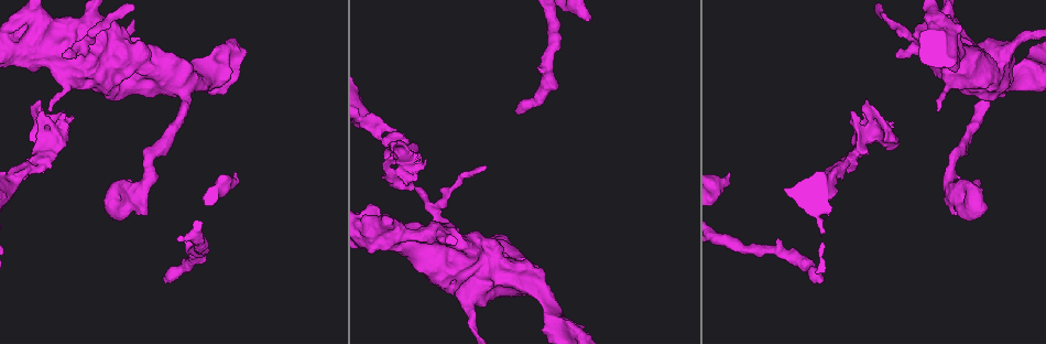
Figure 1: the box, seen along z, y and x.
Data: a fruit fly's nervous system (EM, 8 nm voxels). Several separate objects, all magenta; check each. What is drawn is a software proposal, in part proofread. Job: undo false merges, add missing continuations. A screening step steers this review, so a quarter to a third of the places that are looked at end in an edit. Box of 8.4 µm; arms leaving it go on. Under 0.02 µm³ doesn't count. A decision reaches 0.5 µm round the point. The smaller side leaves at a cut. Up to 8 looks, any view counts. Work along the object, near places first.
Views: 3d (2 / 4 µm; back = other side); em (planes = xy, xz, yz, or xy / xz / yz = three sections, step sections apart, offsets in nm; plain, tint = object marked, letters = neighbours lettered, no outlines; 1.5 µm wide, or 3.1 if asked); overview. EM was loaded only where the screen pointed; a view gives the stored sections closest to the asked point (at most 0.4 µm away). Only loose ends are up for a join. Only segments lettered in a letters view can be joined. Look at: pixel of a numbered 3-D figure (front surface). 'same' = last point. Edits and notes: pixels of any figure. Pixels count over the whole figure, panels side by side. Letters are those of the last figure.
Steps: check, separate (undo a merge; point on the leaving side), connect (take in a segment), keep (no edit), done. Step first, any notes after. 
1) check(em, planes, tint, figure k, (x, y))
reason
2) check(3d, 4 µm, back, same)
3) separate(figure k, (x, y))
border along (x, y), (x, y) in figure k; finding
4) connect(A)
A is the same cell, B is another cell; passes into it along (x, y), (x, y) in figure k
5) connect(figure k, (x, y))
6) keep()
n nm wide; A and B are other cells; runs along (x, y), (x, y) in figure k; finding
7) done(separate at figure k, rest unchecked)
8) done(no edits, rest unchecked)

check(3d, 2 µm, back, figure 1, (516, 112))
branch stops here

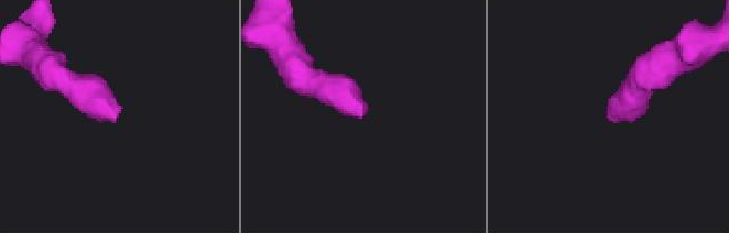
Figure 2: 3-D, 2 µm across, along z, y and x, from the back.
check(em, planes, letters, figure 2, (114, 117))

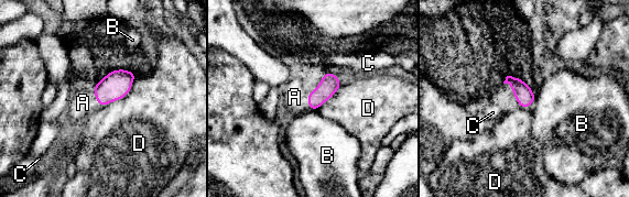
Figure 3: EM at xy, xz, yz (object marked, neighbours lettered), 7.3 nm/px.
connect(A)
A is the same cell, B, C and D are other cells; passes into it along (116, 85), (96, 98), (83, 102) in figure 3; the cell continues

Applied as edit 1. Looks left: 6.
check(3d, 4 µm, figure 1, (234, 173))

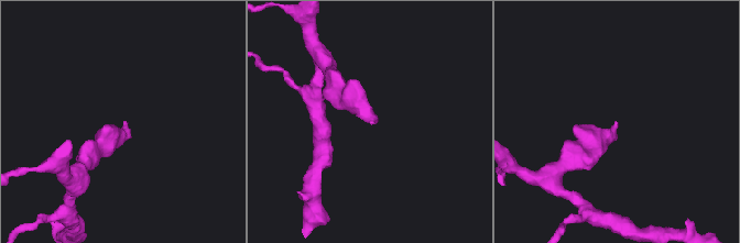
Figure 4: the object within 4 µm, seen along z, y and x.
check(em, xy, step 8, letters, figure 4, (614, 122))
now the EM

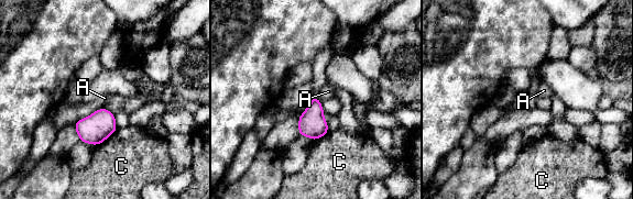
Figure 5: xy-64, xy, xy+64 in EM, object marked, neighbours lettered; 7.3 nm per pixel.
keep()
A and C are other cells; border along (315, 96), (320, 101) in figure 5; none of them fits

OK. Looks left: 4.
check(overview)

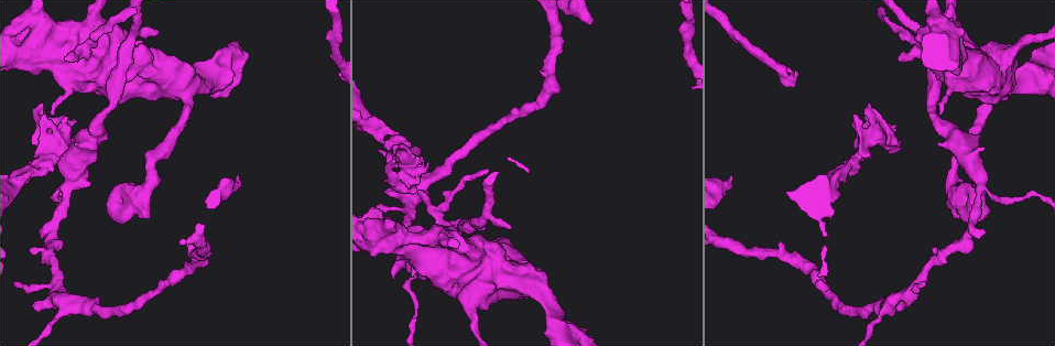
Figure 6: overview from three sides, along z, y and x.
check(3d, 4 µm, figure 6, (64, 60))
branch stops here

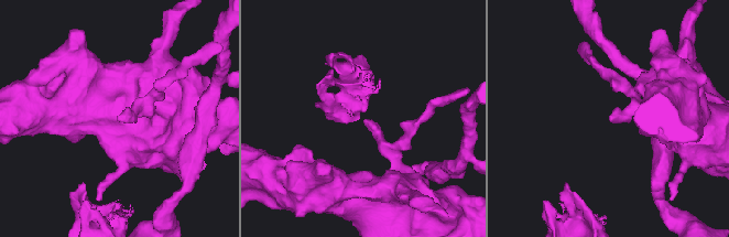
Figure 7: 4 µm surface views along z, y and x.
check(em, planes, tint, figure 7, (610, 117))

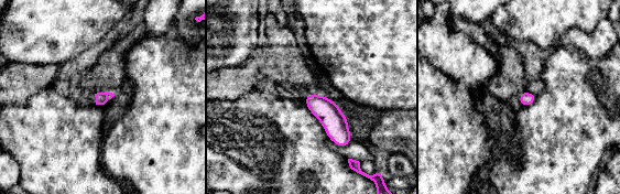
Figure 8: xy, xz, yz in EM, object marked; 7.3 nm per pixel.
check(em, planes, letters, same)

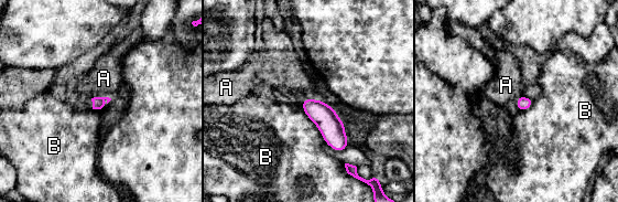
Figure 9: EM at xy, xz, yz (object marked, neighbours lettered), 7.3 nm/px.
keep()
100 nm wide; B touches over 280 nm; A and B are other cells; none of them fits

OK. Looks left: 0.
done(connect at figure 3, rest unchecked)

